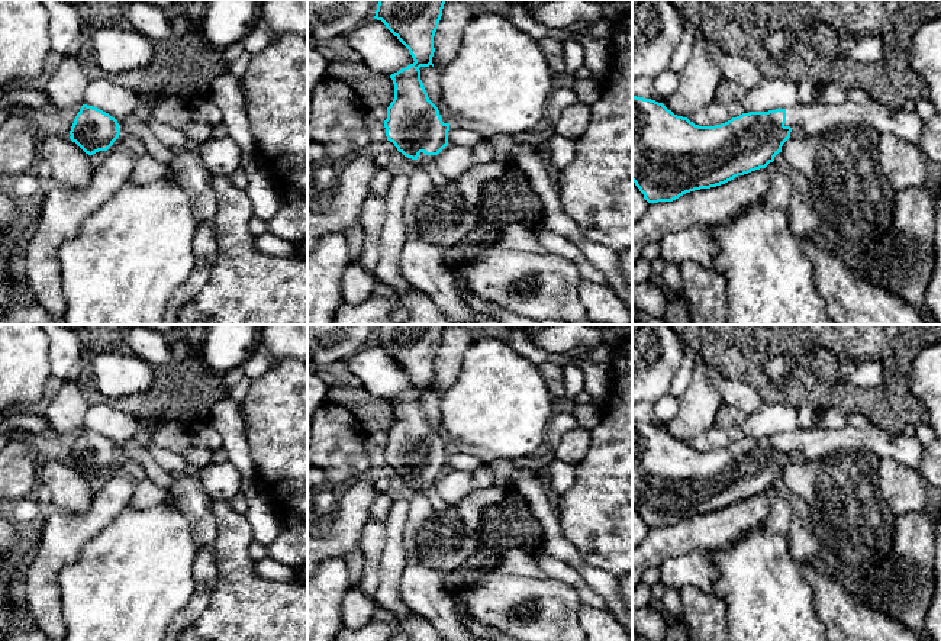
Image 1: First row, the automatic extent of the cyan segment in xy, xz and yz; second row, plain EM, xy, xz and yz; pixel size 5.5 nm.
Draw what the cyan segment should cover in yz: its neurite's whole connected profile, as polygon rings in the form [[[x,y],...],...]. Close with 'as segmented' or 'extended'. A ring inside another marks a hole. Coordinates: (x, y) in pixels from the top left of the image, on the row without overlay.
[[[632,419],[632,506],[648,528],[673,526],[680,521],[725,509],[738,500],[766,493],[782,477],[793,452],[816,461],[838,450],[870,450],[916,468],[925,447],[915,434],[893,435],[873,423],[866,428],[812,428],[768,437],[742,438],[715,451],[699,451],[677,441],[663,428]]]; extended

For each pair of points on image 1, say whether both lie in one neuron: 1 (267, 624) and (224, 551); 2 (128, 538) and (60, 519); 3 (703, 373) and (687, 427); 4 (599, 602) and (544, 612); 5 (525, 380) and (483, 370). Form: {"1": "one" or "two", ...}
{"1": "one", "2": "two", "3": "one", "4": "two", "5": "one"}

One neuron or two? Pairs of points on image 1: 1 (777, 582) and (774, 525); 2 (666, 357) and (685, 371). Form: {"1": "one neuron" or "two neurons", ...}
{"1": "two neurons", "2": "two neurons"}

